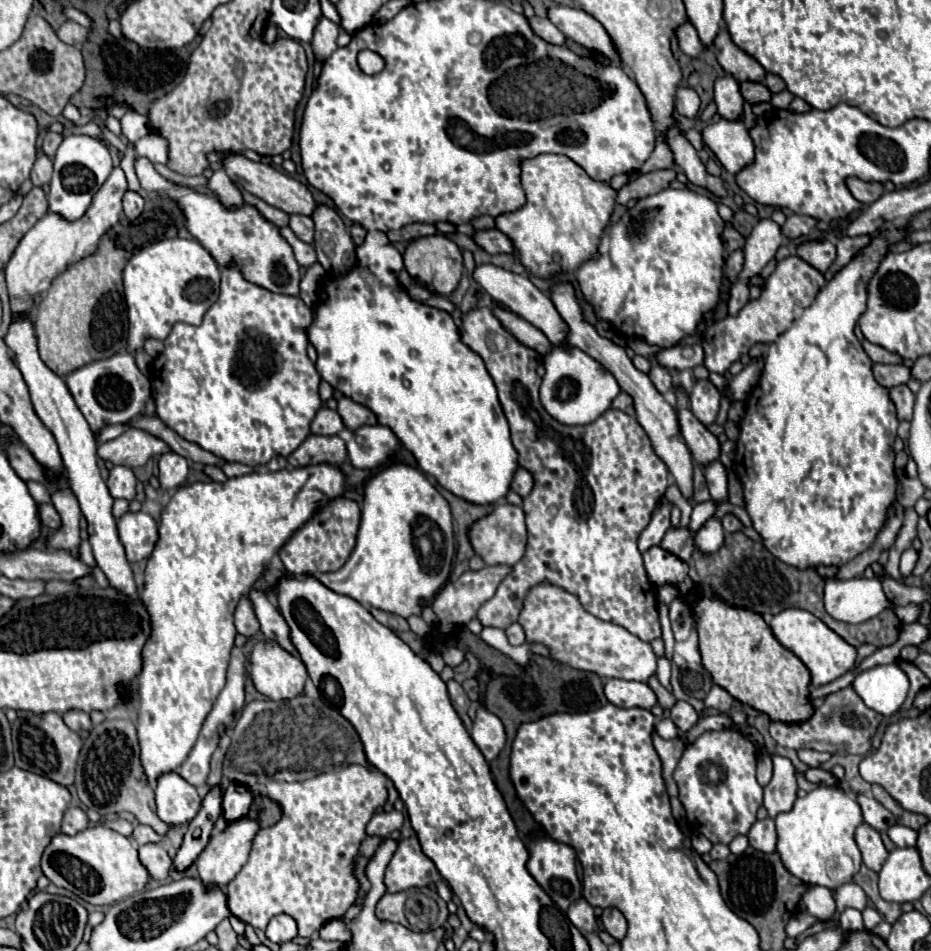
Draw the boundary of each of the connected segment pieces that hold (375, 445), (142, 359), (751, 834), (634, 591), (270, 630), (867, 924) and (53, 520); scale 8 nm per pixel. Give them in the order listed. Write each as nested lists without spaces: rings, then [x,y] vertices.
[[[382,424],[376,426],[362,426],[350,434],[346,442],[348,456],[356,468],[380,468],[384,466],[390,456],[394,456],[400,448],[396,434]]]
[[[166,238],[160,242],[154,242],[142,250],[138,250],[128,264],[124,266],[124,298],[128,304],[128,350],[134,355],[137,366],[144,375],[150,376],[152,358],[142,351],[142,342],[146,338],[158,338],[164,340],[172,324],[186,322],[186,324],[200,324],[206,310],[216,302],[220,292],[220,270],[212,254],[198,242],[198,240],[186,240],[186,238]]]
[[[772,818],[756,820],[756,824],[752,824],[752,828],[748,830],[746,836],[748,836],[750,846],[760,852],[774,852],[776,850],[778,834],[776,834],[776,826],[774,826]]]
[[[476,308],[464,314],[460,334],[462,342],[482,356],[486,370],[496,384],[504,416],[510,424],[510,438],[518,452],[518,466],[532,472],[534,478],[534,488],[522,504],[528,526],[526,554],[500,582],[492,600],[480,606],[478,620],[482,626],[506,630],[518,620],[526,592],[540,582],[552,582],[578,596],[580,604],[592,616],[618,624],[644,642],[660,638],[662,628],[658,618],[658,594],[646,576],[636,542],[668,488],[668,470],[652,450],[646,432],[634,416],[628,416],[616,408],[608,408],[588,426],[564,426],[548,416],[538,398],[540,376],[536,374],[536,368],[542,360],[540,354],[522,346],[510,332],[506,332],[490,308]]]
[[[252,588],[248,600],[250,600],[252,608],[254,608],[254,614],[256,614],[258,622],[260,622],[260,632],[264,634],[264,638],[278,642],[284,650],[288,650],[292,654],[298,654],[296,648],[290,642],[288,624],[282,618],[282,614],[278,612],[278,608],[274,606],[268,592],[264,592],[260,588]]]
[[[874,908],[862,910],[862,918],[864,918],[864,928],[866,928],[866,930],[872,930],[876,924],[882,922],[882,916],[880,916]]]
[[[38,504],[38,516],[40,516],[40,522],[52,530],[60,528],[60,516],[58,512],[54,510],[52,504]]]

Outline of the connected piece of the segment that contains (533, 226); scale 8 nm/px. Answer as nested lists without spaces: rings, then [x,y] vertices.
[[[540,154],[528,160],[520,162],[520,182],[526,194],[524,206],[520,206],[516,212],[506,212],[504,216],[496,216],[494,224],[500,232],[504,232],[514,252],[520,258],[520,264],[538,278],[552,278],[556,272],[574,272],[584,262],[598,256],[598,244],[600,236],[610,222],[612,210],[616,206],[616,190],[608,182],[592,180],[576,162],[568,160],[568,156],[560,154]]]

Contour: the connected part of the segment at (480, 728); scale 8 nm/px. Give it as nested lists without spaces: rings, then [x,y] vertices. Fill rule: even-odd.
[[[484,708],[478,710],[470,736],[488,762],[500,754],[506,742],[506,734],[504,734],[504,726],[500,718]]]

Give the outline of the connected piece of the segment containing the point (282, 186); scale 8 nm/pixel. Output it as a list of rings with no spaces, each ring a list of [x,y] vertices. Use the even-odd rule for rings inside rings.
[[[226,152],[224,158],[222,158],[222,166],[224,166],[224,172],[226,172],[238,186],[242,186],[246,192],[250,192],[250,194],[262,198],[262,200],[268,202],[270,206],[284,210],[286,214],[312,216],[312,212],[314,212],[314,208],[316,208],[316,202],[312,200],[310,190],[308,190],[304,184],[300,184],[298,180],[286,176],[284,172],[278,172],[278,170],[272,168],[270,164],[252,162],[252,160],[248,160],[246,156],[242,156],[242,154]]]

